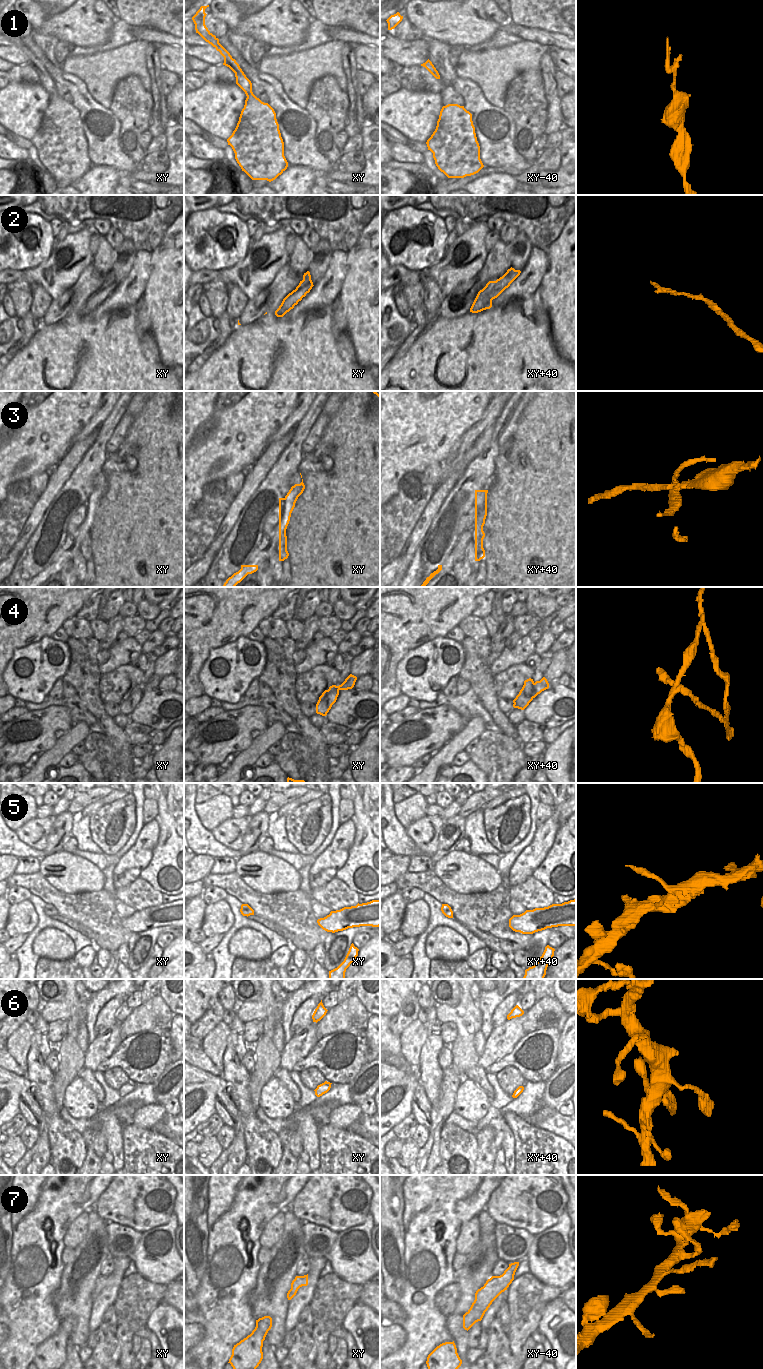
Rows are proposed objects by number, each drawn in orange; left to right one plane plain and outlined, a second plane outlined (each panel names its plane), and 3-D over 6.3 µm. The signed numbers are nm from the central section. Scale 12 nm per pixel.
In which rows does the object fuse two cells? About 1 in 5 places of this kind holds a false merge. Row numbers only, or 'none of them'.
3, 4

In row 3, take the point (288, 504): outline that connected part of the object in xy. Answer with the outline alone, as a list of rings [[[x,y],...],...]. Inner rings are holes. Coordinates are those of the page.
[[[302,479],[300,484],[295,484],[291,487],[285,496],[286,499],[284,501],[279,501],[279,510],[286,510],[289,514],[291,514],[298,497],[303,493],[304,489],[305,485]]]

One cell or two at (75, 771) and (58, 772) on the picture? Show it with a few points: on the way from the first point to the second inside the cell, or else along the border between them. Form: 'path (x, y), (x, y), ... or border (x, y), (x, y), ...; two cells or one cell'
path (71, 772), (62, 772); one cell

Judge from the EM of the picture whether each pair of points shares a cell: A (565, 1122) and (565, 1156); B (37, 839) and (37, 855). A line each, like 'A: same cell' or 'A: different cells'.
A: different cells
B: different cells

